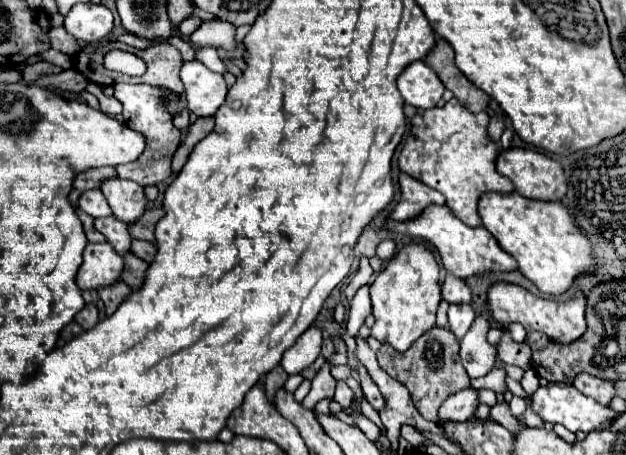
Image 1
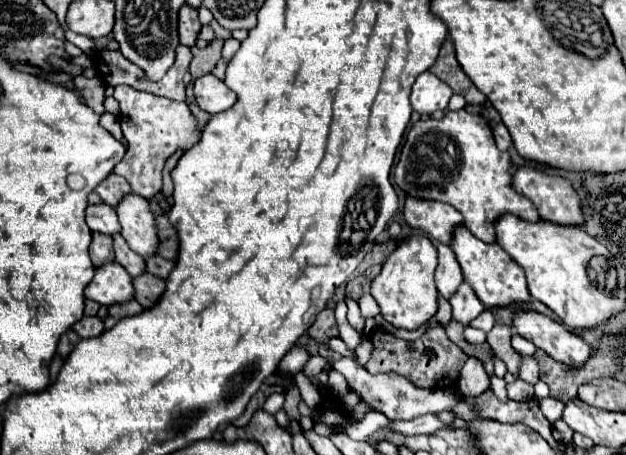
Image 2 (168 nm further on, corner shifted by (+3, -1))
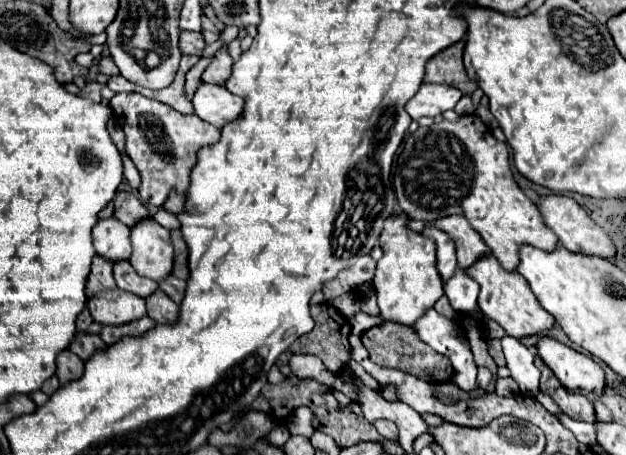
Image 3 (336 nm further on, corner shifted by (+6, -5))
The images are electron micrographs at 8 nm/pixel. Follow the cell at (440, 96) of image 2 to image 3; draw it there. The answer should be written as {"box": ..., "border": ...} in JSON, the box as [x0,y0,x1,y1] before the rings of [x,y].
{"box":[406,83,462,121],"border":[[[422,83],[416,95],[406,103],[408,115],[418,121],[420,117],[438,117],[448,109],[454,109],[462,93],[450,85]]]}

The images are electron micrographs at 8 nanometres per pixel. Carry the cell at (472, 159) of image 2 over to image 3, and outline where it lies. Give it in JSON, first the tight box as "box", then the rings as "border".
{"box":[394,115,558,271],"border":[[[462,115],[458,121],[440,121],[432,127],[418,127],[412,135],[406,137],[400,155],[396,159],[394,169],[394,191],[398,205],[410,219],[438,219],[452,213],[466,215],[468,223],[474,231],[480,233],[492,255],[502,263],[504,269],[514,271],[518,267],[518,247],[528,243],[538,249],[554,249],[558,245],[558,237],[544,225],[534,203],[524,195],[518,183],[512,177],[508,149],[504,143],[498,143],[490,129],[480,121],[478,115]]]}

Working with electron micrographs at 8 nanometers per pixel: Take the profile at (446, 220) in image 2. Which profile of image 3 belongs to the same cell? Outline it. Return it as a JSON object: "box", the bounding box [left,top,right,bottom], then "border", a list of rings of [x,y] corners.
{"box":[426,215,490,269],"border":[[[446,215],[442,219],[426,221],[426,227],[440,227],[450,235],[450,239],[456,245],[456,257],[458,257],[458,267],[466,269],[470,267],[472,259],[476,259],[480,253],[490,253],[490,249],[484,245],[482,237],[470,227],[464,215]]]}

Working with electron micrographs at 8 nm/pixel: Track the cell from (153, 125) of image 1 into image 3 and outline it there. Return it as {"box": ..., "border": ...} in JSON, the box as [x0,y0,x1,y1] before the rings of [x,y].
{"box":[110,93,220,207],"border":[[[118,93],[110,99],[110,107],[116,123],[126,135],[126,153],[140,173],[140,199],[146,205],[162,207],[170,189],[176,189],[184,195],[188,189],[190,167],[196,163],[196,151],[204,145],[216,143],[220,139],[220,131],[194,113],[182,115],[160,101],[138,93]]]}

